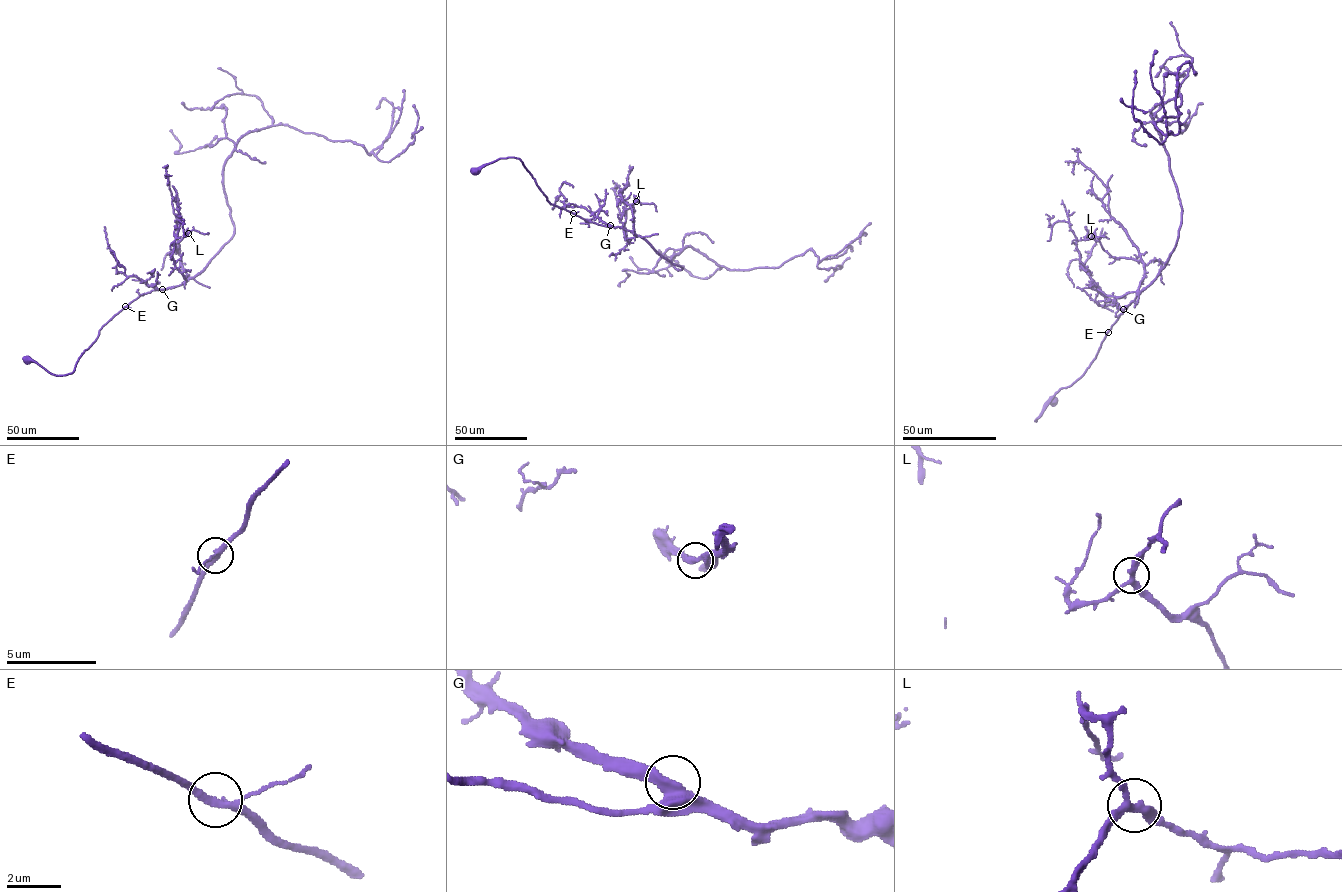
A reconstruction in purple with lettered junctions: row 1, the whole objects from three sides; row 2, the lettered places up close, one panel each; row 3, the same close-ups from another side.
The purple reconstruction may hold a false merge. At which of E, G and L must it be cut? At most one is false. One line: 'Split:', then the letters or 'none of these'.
Split: none of these

